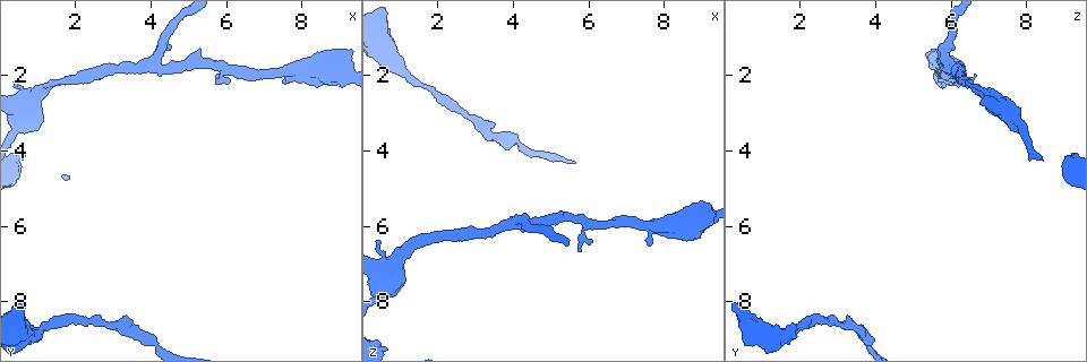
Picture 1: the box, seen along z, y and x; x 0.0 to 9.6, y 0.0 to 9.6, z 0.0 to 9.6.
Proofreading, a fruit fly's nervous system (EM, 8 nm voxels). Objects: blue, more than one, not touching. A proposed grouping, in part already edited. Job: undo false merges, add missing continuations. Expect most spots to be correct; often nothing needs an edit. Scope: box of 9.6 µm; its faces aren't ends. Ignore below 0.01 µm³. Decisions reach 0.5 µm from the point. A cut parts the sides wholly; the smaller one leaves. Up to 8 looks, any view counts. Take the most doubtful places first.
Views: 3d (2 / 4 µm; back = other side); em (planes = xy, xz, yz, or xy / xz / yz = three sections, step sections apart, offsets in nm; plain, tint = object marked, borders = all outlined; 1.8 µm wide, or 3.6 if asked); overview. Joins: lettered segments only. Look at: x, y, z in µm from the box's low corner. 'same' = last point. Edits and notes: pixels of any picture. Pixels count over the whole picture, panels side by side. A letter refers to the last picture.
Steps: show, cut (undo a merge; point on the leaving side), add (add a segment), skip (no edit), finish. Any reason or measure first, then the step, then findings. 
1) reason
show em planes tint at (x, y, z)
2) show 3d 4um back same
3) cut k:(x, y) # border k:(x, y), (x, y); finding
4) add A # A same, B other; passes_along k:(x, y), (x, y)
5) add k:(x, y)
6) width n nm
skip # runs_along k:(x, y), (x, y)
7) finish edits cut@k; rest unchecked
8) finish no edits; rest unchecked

side arm on a straight run
show em planes borders at (4.20, 1.80, 5.95)

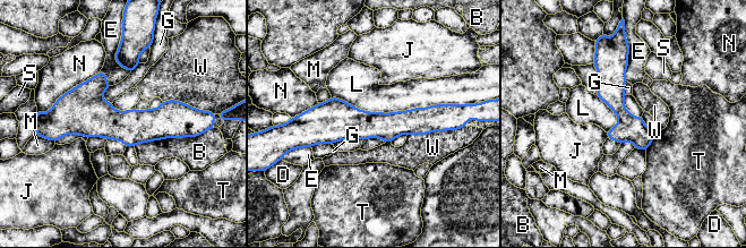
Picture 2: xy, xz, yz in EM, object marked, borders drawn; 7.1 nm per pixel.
longest_contact L 850 nm
skip # B other, D other, E other, G other, J other, L other, M other, N other, S other, T other, W other; continuous, no second cell

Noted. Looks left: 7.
show 3d 4um at (0.85, 2.45, 7.00)

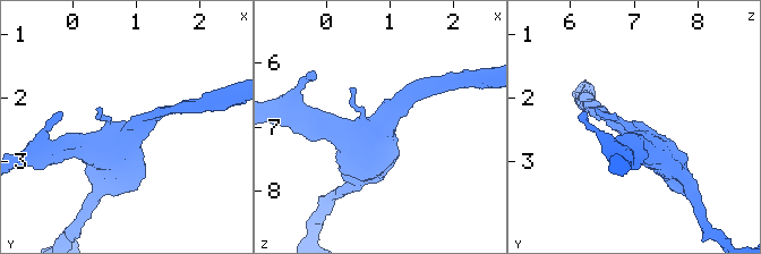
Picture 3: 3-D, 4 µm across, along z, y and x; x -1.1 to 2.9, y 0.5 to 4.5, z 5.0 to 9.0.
now the EM
show em 3.6um xz step 8 tint at (0.90, 2.50, 6.95)

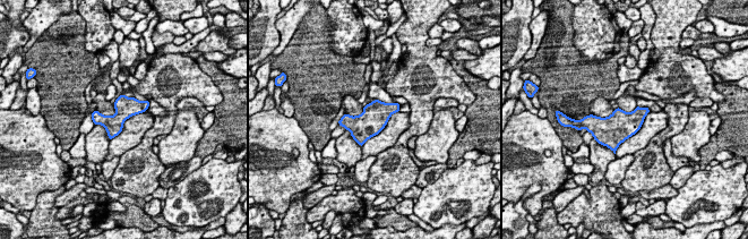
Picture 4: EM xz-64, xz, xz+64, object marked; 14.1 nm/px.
cut it another way
show em 3.6um planes borders same

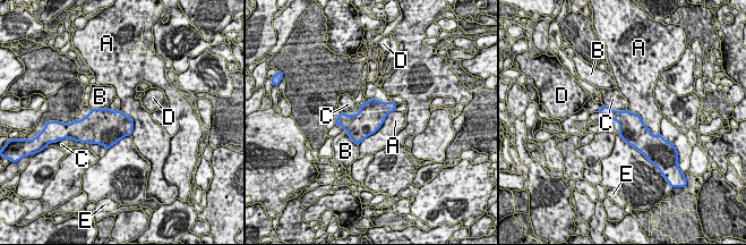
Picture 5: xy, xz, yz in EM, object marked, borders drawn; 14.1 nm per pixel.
skip # A other, B other, C other, D other, E other; border 5:(396, 110), (358, 146); one cell here

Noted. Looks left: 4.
sudden change in width
show em planes borders at (1.40, 8.60, 2.20)

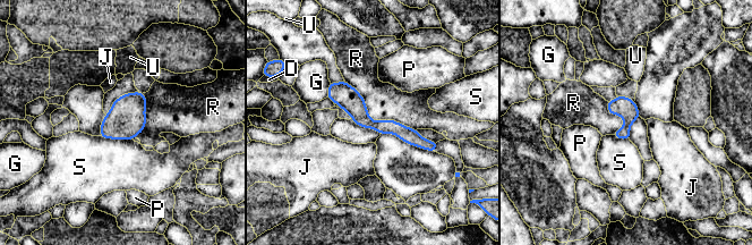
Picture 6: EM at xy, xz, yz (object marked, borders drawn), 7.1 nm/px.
width 140 nm
skip # D other, G other, J other, P other, R other, S other, U other; runs_along 6:(332, 85), (370, 124), (433, 148); all the same cell

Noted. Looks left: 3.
finish no edits; rest unchecked

